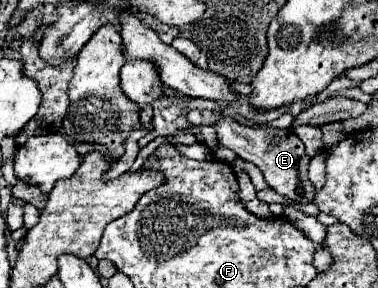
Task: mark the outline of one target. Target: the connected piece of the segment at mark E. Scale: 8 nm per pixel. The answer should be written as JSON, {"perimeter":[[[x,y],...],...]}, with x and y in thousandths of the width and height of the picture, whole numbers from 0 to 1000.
{"perimeter":[[[582,403],[561,431],[561,444],[571,451],[577,500],[593,507],[593,514],[608,514],[614,528],[624,528],[624,542],[635,542],[640,556],[677,569],[693,590],[698,625],[735,674],[751,674],[751,681],[762,681],[783,701],[825,701],[831,646],[815,625],[820,542],[810,535],[799,486],[772,451],[741,451],[741,444],[720,444],[720,438],[667,444],[667,438],[630,431],[624,417],[614,417],[603,403]]]}

